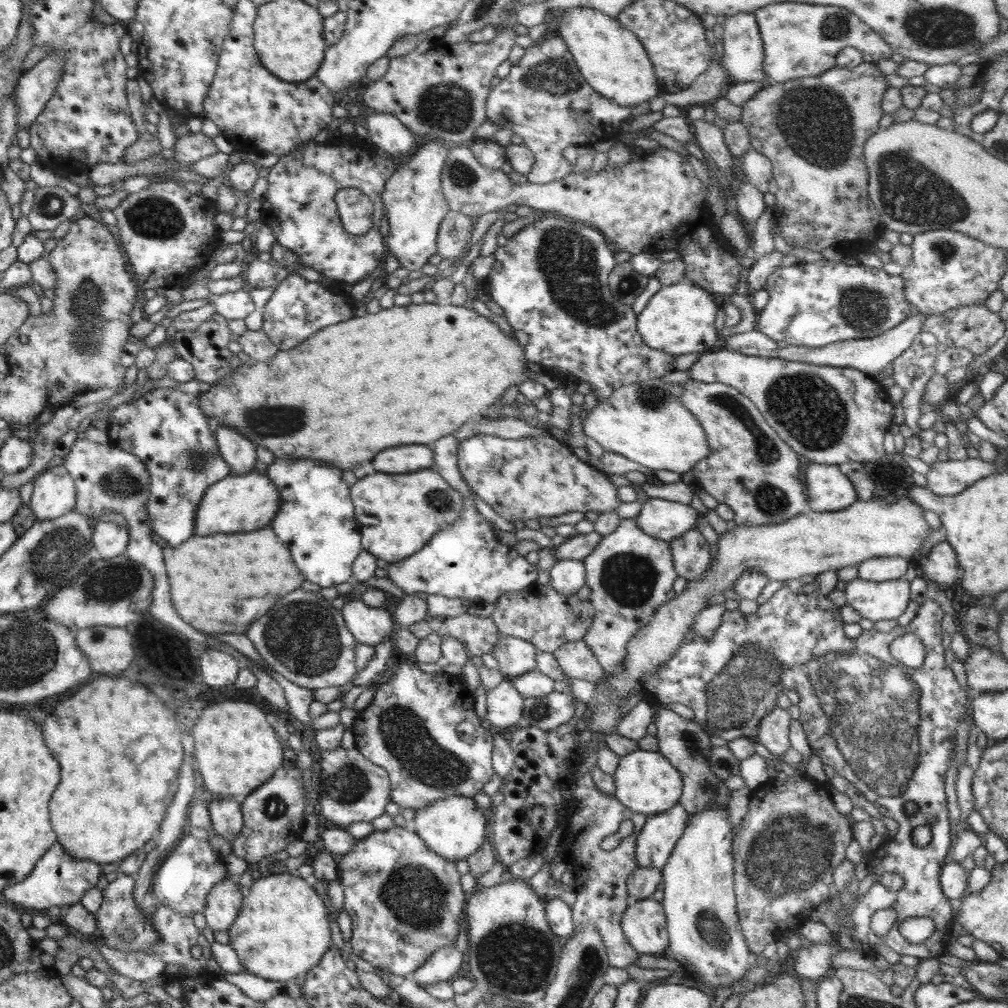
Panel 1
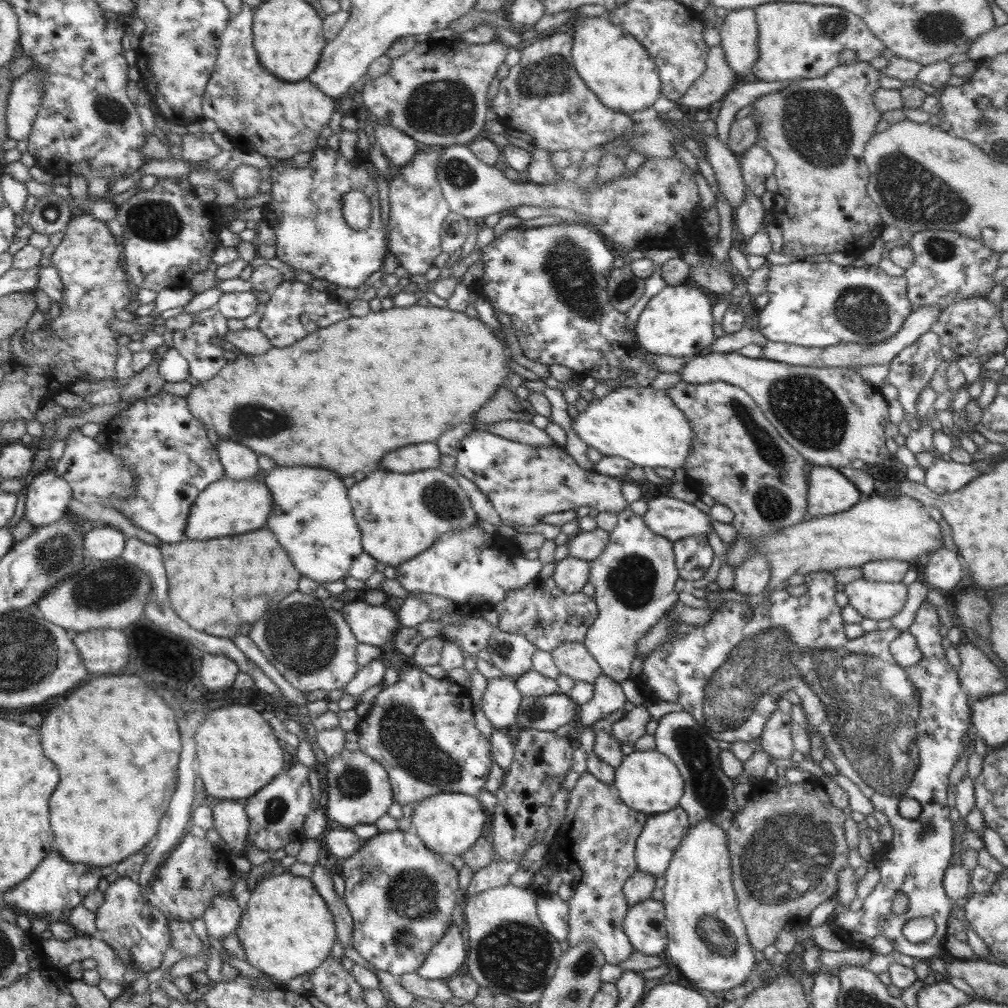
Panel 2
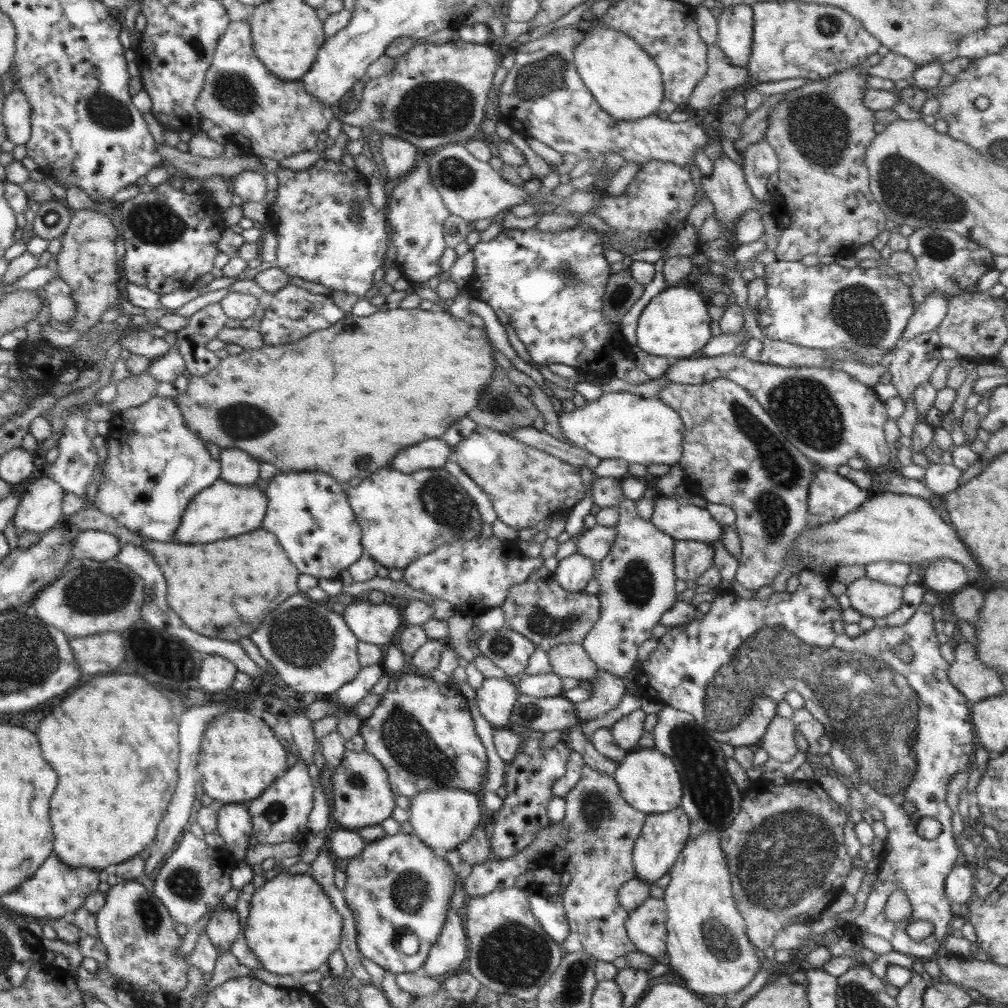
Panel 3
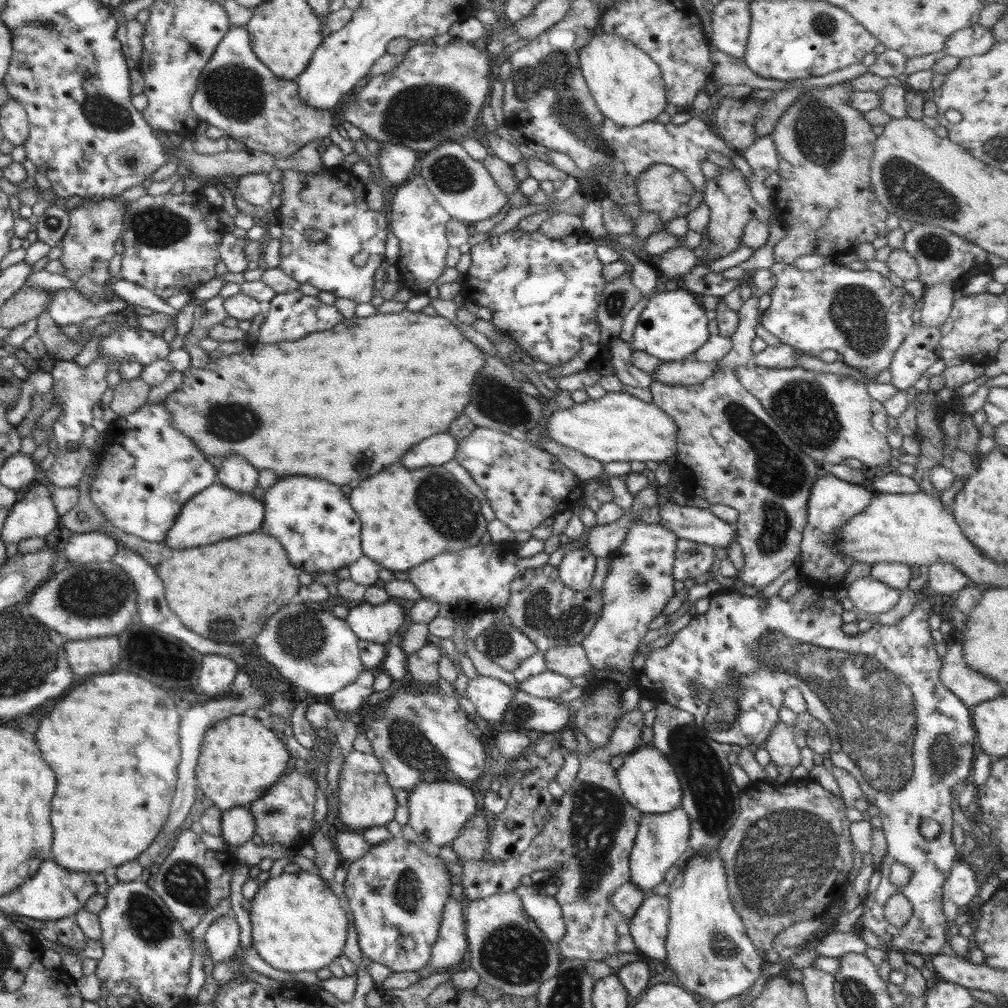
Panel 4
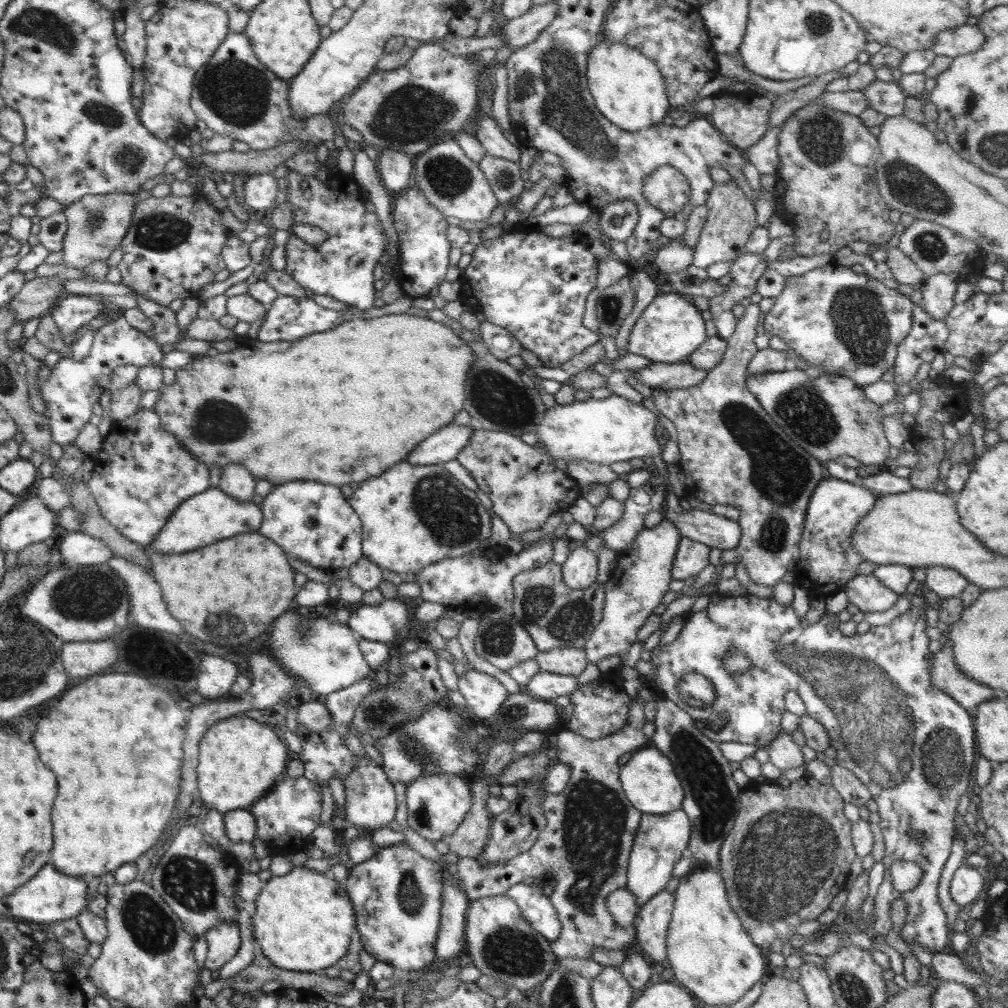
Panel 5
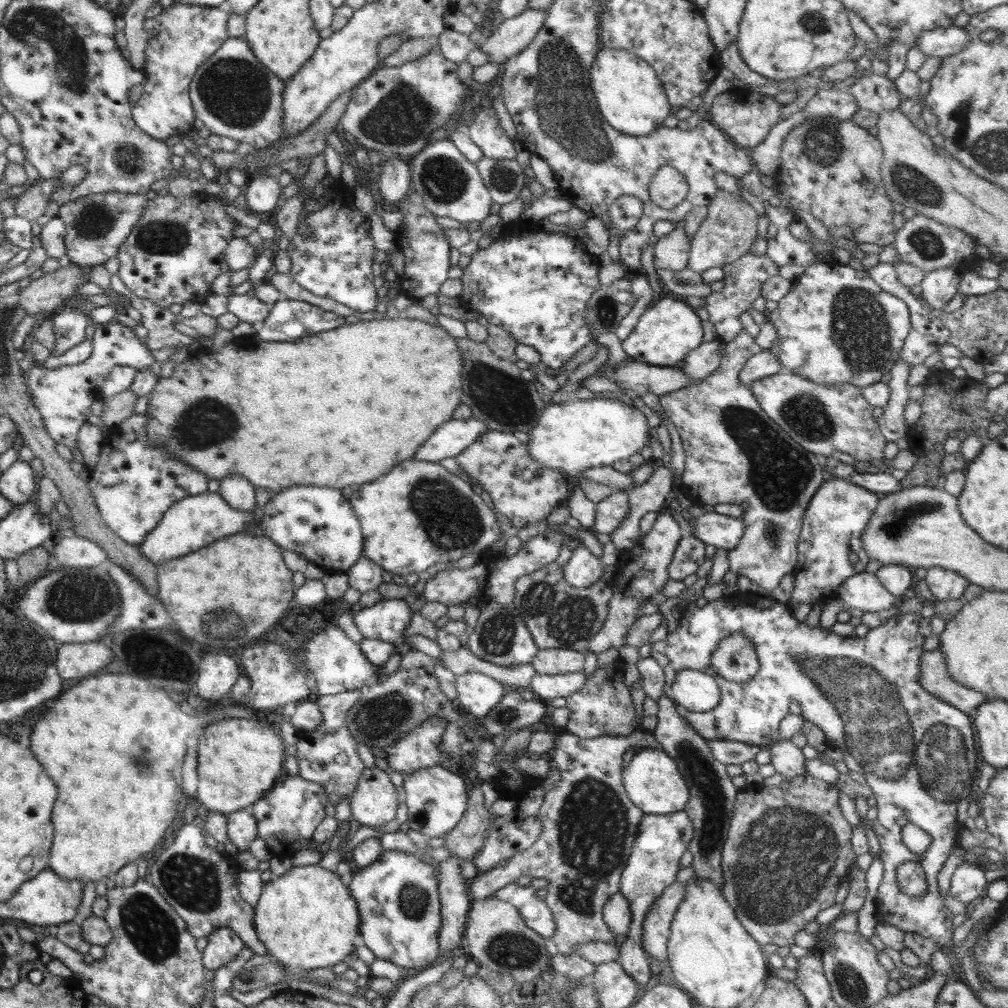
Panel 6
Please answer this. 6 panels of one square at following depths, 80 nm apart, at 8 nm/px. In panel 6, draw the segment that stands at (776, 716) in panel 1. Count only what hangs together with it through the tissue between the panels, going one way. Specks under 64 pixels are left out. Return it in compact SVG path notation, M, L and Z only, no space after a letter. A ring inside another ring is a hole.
M780 738L773 742L768 750L771 755L770 764L776 768L776 772L780 772L790 780L792 777L805 774L806 758L791 739Z

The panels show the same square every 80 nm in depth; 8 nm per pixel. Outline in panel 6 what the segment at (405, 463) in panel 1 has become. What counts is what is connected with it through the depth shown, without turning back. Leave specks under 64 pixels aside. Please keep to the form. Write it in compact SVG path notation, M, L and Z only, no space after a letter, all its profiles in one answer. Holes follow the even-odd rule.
M473 417L460 421L451 419L420 445L413 458L434 463L443 458L454 458L488 430L486 424Z

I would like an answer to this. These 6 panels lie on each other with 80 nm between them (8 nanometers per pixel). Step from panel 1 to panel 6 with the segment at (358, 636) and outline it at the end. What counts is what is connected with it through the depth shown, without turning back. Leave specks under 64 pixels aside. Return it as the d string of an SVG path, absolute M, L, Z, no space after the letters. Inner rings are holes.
M381 599L380 602L371 607L363 607L362 610L354 614L354 624L358 627L364 638L388 642L405 642L404 632L409 627L412 608L403 599Z

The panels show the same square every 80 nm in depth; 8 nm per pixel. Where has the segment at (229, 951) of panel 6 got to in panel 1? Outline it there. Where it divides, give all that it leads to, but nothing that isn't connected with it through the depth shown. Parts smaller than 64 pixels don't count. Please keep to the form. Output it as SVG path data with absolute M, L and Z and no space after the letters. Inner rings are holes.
M230 877L218 881L208 892L203 911L208 928L214 931L228 930L242 910L243 896L238 883Z

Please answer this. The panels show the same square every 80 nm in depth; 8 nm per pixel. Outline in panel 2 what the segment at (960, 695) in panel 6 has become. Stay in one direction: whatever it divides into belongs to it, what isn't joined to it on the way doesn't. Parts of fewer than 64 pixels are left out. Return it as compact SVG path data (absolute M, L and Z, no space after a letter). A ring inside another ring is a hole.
M966 640L955 648L961 660L956 676L971 700L1007 690L1004 672L982 650Z

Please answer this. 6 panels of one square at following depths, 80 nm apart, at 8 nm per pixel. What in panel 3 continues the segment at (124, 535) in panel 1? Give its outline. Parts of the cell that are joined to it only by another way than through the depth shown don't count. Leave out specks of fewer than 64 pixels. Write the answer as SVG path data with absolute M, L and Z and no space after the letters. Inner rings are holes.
M85 530L76 533L72 552L74 558L92 559L104 562L117 556L121 542L112 533L99 530Z

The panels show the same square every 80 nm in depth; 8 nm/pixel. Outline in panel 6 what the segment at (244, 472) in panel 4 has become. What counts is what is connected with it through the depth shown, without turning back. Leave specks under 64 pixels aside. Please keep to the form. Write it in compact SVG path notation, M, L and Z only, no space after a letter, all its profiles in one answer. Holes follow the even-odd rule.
M229 476L220 481L217 493L229 504L241 511L256 508L255 486L250 486L244 476Z

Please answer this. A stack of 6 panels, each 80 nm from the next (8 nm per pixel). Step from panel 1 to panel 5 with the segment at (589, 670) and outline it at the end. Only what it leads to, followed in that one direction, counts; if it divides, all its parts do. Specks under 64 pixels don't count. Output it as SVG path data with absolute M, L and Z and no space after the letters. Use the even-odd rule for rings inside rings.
M571 647L539 651L534 658L540 671L578 677L587 666L584 649Z

